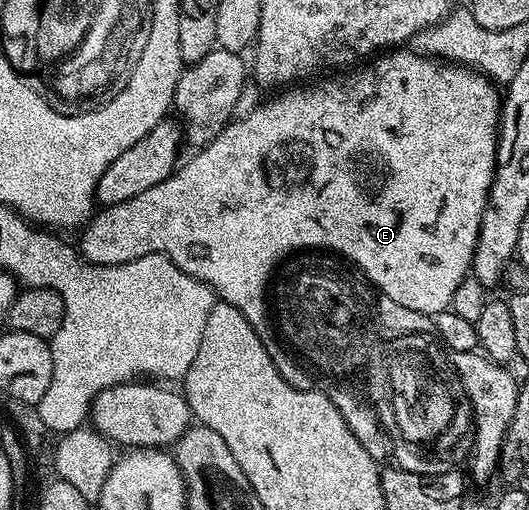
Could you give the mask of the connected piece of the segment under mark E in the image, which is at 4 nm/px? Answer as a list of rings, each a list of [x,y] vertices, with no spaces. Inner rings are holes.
[[[408,47],[393,48],[377,56],[375,61],[376,66],[368,65],[365,69],[356,67],[351,71],[320,79],[325,81],[317,80],[315,83],[304,83],[299,87],[288,87],[277,92],[273,101],[265,100],[246,119],[229,121],[209,145],[193,152],[193,157],[184,166],[181,164],[172,176],[150,187],[150,191],[134,195],[134,199],[126,199],[126,203],[106,205],[93,212],[79,234],[81,237],[78,249],[83,260],[94,265],[121,265],[134,259],[142,259],[151,253],[160,253],[171,259],[182,271],[186,271],[186,275],[209,285],[219,300],[238,307],[238,311],[246,315],[250,327],[254,327],[258,339],[262,339],[264,345],[272,347],[281,344],[282,337],[273,318],[264,317],[264,312],[267,309],[269,312],[270,309],[269,302],[268,305],[264,302],[264,296],[267,293],[269,296],[270,293],[272,268],[295,249],[333,249],[334,252],[349,257],[377,285],[380,293],[390,295],[394,303],[402,303],[402,307],[410,307],[410,311],[435,315],[447,310],[454,299],[454,291],[458,291],[458,283],[462,283],[462,279],[469,276],[476,244],[480,238],[482,219],[488,209],[488,192],[492,186],[492,178],[496,175],[496,135],[500,128],[502,93],[501,90],[500,93],[496,90],[499,88],[483,73],[477,73],[475,69],[459,63],[441,63],[425,57],[423,53],[414,53]]]

